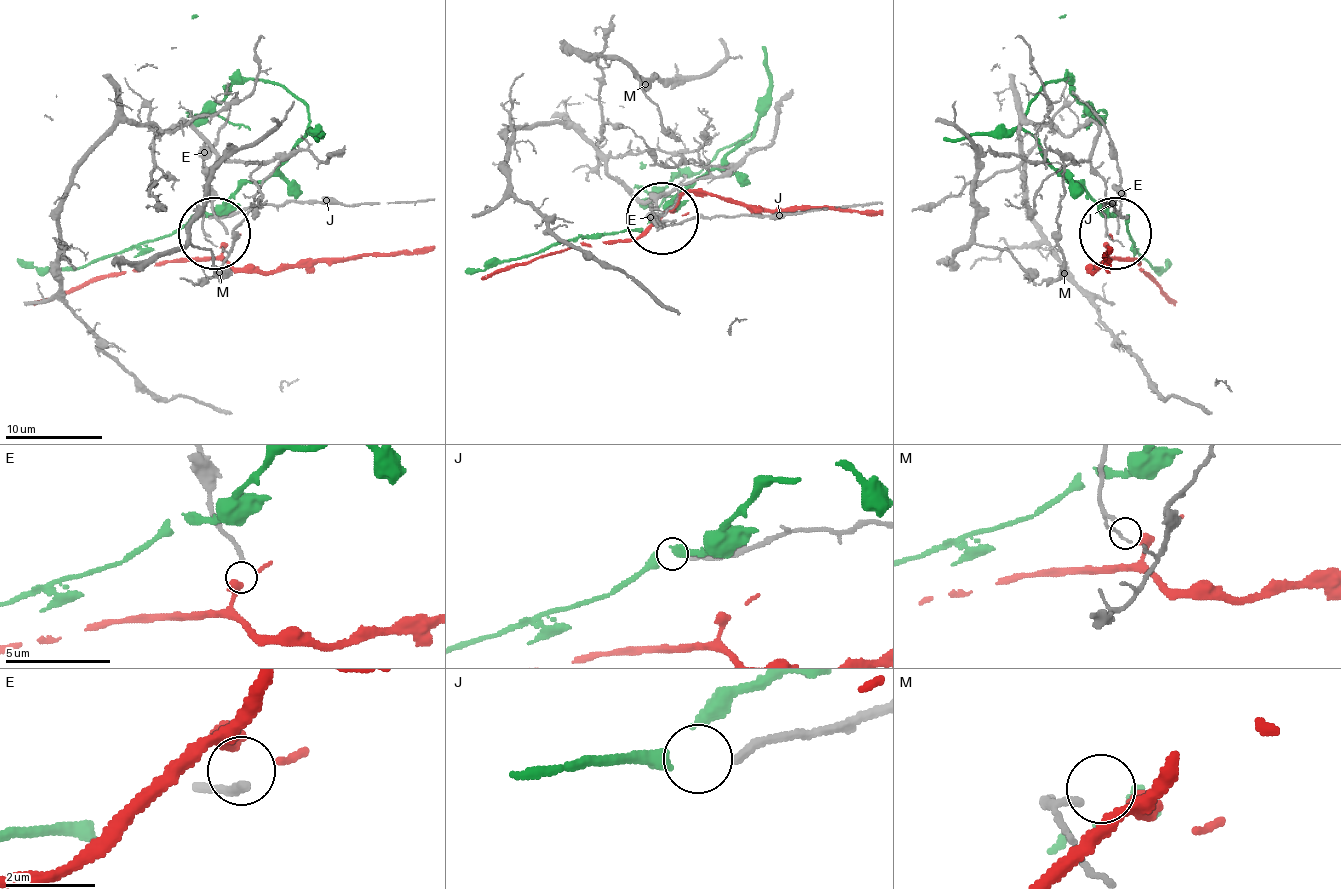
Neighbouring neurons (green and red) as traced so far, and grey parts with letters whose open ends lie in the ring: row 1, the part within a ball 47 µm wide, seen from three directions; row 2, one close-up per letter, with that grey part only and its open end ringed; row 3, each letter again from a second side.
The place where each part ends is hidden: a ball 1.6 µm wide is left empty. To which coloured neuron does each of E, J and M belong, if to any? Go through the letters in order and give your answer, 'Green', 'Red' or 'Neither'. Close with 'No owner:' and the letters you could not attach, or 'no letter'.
E: Red
J: Neither
M: Neither
No owner: J, M

